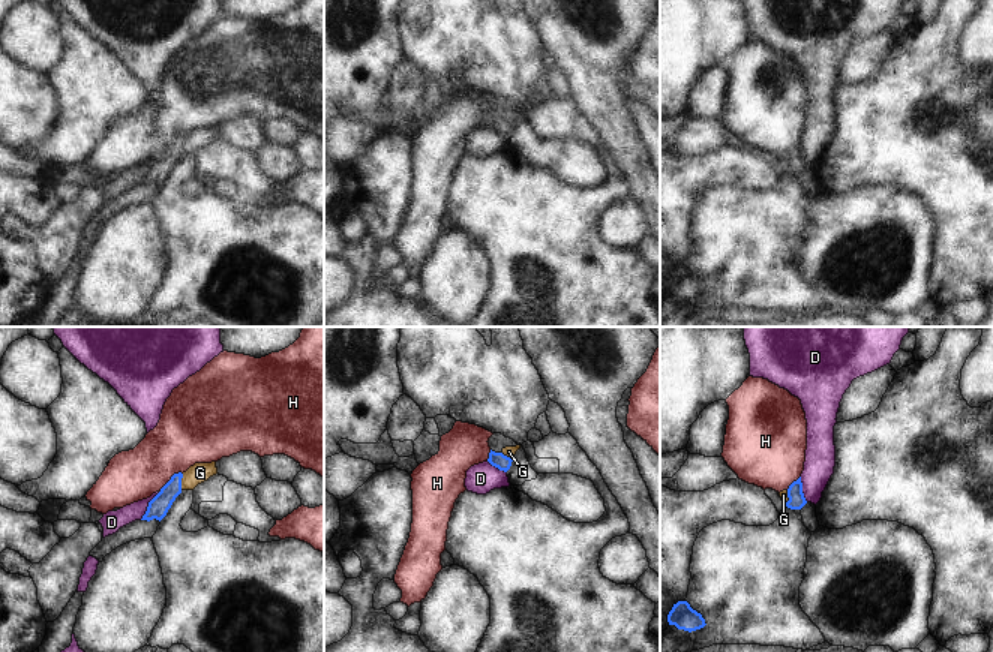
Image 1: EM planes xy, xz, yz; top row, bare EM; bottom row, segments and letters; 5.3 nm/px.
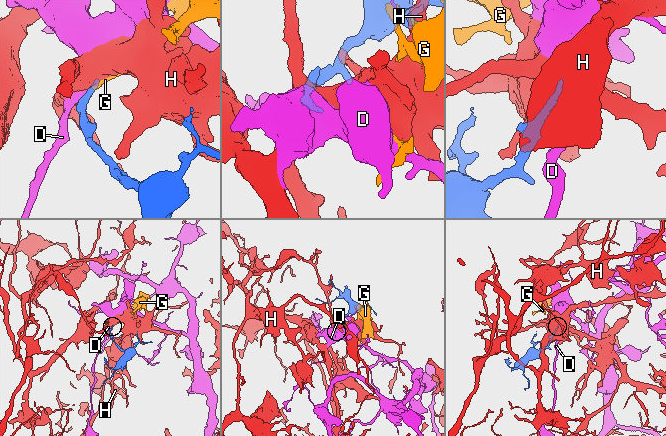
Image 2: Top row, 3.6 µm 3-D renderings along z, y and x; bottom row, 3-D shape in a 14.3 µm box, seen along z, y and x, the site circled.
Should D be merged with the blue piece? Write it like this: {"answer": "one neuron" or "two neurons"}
{"answer": "two neurons"}

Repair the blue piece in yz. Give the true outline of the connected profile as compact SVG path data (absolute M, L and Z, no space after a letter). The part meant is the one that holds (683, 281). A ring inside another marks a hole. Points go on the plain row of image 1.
M678 265L674 268L668 279L668 286L669 289L675 289L678 294L688 297L700 294L706 289L702 279L693 274L687 265Z

